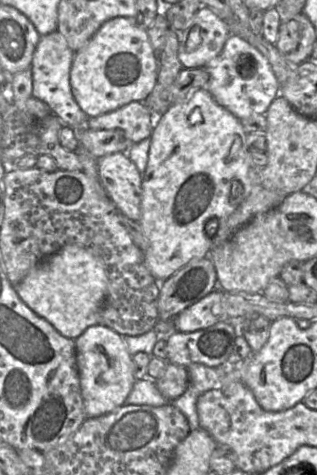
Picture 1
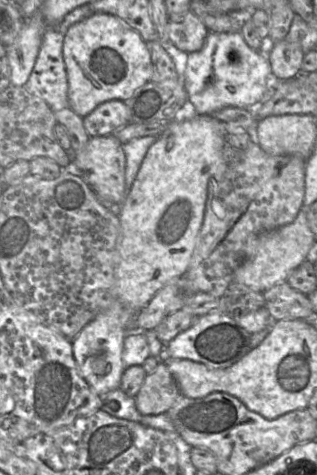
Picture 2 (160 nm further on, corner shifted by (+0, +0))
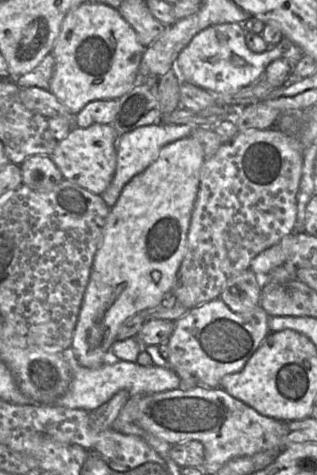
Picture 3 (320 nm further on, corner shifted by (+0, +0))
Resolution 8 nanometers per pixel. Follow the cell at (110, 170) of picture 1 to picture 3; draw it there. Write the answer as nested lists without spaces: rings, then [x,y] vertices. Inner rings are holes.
[[[92,124],[87,128],[73,127],[57,145],[50,158],[62,176],[94,194],[101,195],[113,180],[116,163],[116,144],[120,134],[111,124]]]

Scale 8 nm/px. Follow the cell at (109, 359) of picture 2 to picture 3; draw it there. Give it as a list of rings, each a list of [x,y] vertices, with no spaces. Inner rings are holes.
[[[191,135],[163,146],[159,151],[157,159],[143,172],[134,176],[124,186],[116,204],[110,209],[103,229],[101,244],[93,260],[89,282],[84,293],[78,321],[72,339],[71,348],[79,364],[83,367],[94,369],[98,368],[107,361],[119,360],[115,358],[110,359],[110,350],[113,343],[116,341],[117,333],[122,324],[127,319],[140,313],[141,311],[155,307],[161,302],[167,293],[171,293],[177,272],[186,254],[188,230],[195,201],[199,192],[201,169],[205,160],[206,156],[203,152],[202,146]]]

